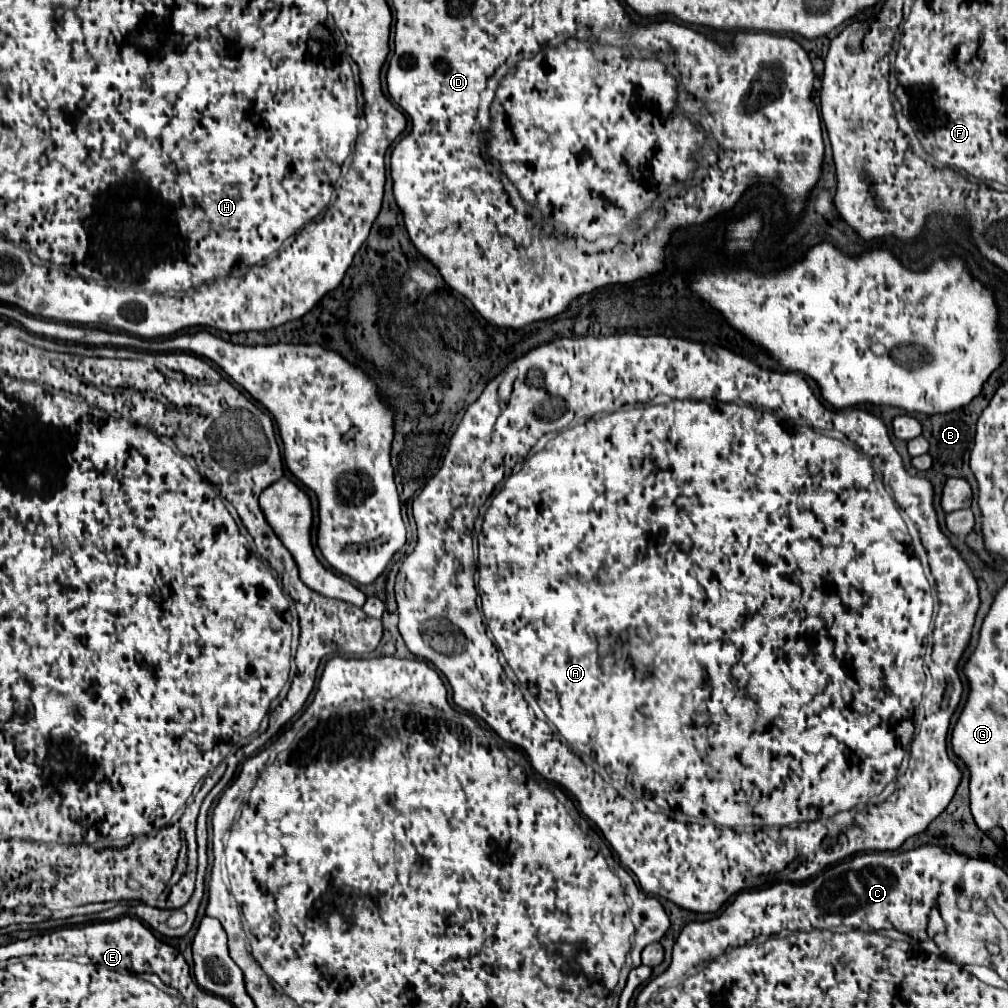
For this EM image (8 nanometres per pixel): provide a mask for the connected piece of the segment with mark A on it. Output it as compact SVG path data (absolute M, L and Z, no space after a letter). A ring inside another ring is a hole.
M611 335L611 336L585 336L585 337L582 337L582 339L556 339L556 341L550 341L550 343L546 343L546 345L540 345L540 347L534 347L534 349L530 349L530 351L528 351L528 353L526 353L526 355L524 355L524 357L522 357L522 361L520 361L520 359L518 359L518 361L516 361L516 363L512 363L512 365L510 365L510 367L512 367L512 369L514 369L514 373L512 373L512 379L510 379L510 383L508 383L508 387L506 387L506 389L504 389L504 393L506 393L506 395L504 395L504 401L496 401L496 393L500 393L500 387L502 387L502 377L496 377L496 379L494 379L494 381L490 381L490 383L488 383L488 385L486 385L486 389L484 389L484 391L482 391L482 395L480 395L480 397L478 397L478 401L474 401L474 403L472 403L472 405L470 405L470 407L468 407L468 409L466 409L466 413L464 413L464 419L462 419L462 423L460 423L460 425L458 425L458 429L456 429L456 433L454 433L454 437L452 437L452 441L450 441L450 447L448 447L448 453L446 453L446 457L444 457L444 461L442 461L442 467L440 467L440 469L438 469L438 473L436 473L436 475L434 475L434 477L432 477L432 479L430 479L430 481L428 481L428 483L426 483L426 487L424 487L424 489L422 489L422 493L420 493L420 495L418 495L418 497L416 497L416 501L414 501L414 503L412 503L412 509L414 509L414 519L416 519L416 525L418 525L418 543L416 543L416 549L414 549L414 551L412 551L412 553L410 553L410 555L406 555L406 557L404 557L404 559L402 559L402 565L400 565L400 571L398 571L398 575L396 575L396 601L398 601L398 614L399 614L399 623L398 623L398 629L399 629L399 632L400 632L400 635L402 635L402 639L404 639L404 642L405 642L405 645L406 645L406 647L408 647L408 649L409 649L409 651L410 651L410 652L411 652L411 653L412 653L412 654L413 654L413 655L415 655L415 656L416 656L416 657L419 657L419 658L422 658L422 659L426 659L426 661L432 661L432 663L434 663L434 665L436 665L436 667L438 667L438 669L440 669L440 671L442 671L442 673L444 673L444 675L446 675L446 679L448 679L448 683L450 683L450 685L452 685L452 693L453 693L453 695L452 695L452 699L453 699L453 701L454 701L454 703L456 703L456 705L458 705L458 707L460 707L460 709L464 709L464 711L468 711L468 713L472 713L472 715L478 715L478 717L480 717L480 719L484 719L484 721L486 721L486 723L488 723L488 725L490 725L490 727L492 727L492 729L494 729L494 731L496 731L496 733L498 733L498 736L499 736L499 737L500 737L500 738L502 738L502 739L503 739L503 740L504 740L504 741L506 741L506 742L507 742L507 743L509 743L509 744L511 744L511 745L514 745L514 746L518 746L518 747L522 747L522 749L524 749L524 751L526 751L526 753L528 753L528 757L530 757L530 761L532 761L532 765L534 765L534 769L536 769L536 771L538 771L538 773L540 773L540 775L542 775L542 777L546 777L546 779L550 779L550 781L554 781L554 783L558 783L558 785L562 785L562 787L566 787L566 789L568 789L568 791L570 791L570 793L572 793L572 795L574 795L574 797L576 797L576 799L578 799L578 803L580 803L580 809L582 809L582 813L584 813L584 815L586 815L586 817L588 817L588 819L590 819L590 821L592 821L592 823L594 823L594 825L596 825L596 827L598 827L598 829L600 829L600 831L602 831L602 833L604 833L604 837L606 837L606 841L608 841L608 843L610 843L610 845L612 845L612 849L614 849L614 851L616 851L616 853L618 853L618 857L620 857L620 863L622 863L622 865L624 865L624 867L628 867L628 869L630 869L630 871L632 871L632 873L634 873L634 875L636 875L636 877L638 877L638 881L640 881L640 887L642 887L642 889L644 889L644 891L646 891L646 893L650 893L650 895L658 895L658 897L666 897L666 899L670 899L670 901L672 901L672 903L676 903L676 905L678 905L678 907L682 907L682 909L688 909L688 911L696 911L696 913L716 913L716 911L720 911L720 909L722 909L722 905L724 905L724 903L726 903L726 901L728 901L728 899L730 899L730 897L734 897L734 895L736 895L736 893L740 893L740 891L744 891L744 889L764 889L764 885L774 885L774 883L776 883L776 881L792 881L792 883L796 883L796 881L804 881L804 879L808 879L808 877L812 877L812 875L816 875L816 873L820 873L820 871L822 871L822 869L826 869L826 867L828 867L828 865L832 865L832 863L838 863L838 861L842 861L842 859L846 859L846 857L850 857L850 855L854 855L854 853L860 853L860 851L894 851L894 849L898 849L898 847L900 847L900 845L902 845L902 843L904 843L904 841L906 841L906 839L908 839L908 837L912 837L912 835L918 835L918 833L922 833L922 831L924 831L924 829L926 829L926 827L928 827L928 825L930 825L930 821L932 821L932 819L936 819L936 817L938 817L938 815L940 815L940 813L942 813L942 811L944 811L944 809L946 809L946 805L948 805L948 803L950 803L950 799L952 799L952 797L954 797L954 793L956 793L956 787L958 787L958 785L960 785L960 781L962 781L962 769L960 769L960 767L958 767L958 765L956 765L956 761L954 761L954 759L950 759L950 755L948 755L948 747L946 747L946 739L947 739L947 737L948 737L948 731L949 731L949 726L950 726L950 717L952 717L952 715L954 715L954 711L956 711L956 707L958 707L958 703L960 703L960 699L962 699L962 681L960 681L960 675L958 675L958 661L960 661L960 657L962 657L962 653L964 653L964 651L966 651L966 647L968 647L968 643L970 643L970 633L972 633L972 627L974 627L974 617L976 617L976 611L978 611L978 605L980 605L980 599L978 599L978 585L976 585L976 579L974 579L974 575L972 575L972 571L970 571L970 569L968 569L968 565L966 565L966 563L964 563L964 559L962 559L962 557L960 557L960 555L958 555L958 551L956 551L956 549L954 549L954 547L952 547L952 545L950 545L950 541L948 541L948 537L946 537L946 535L944 535L944 533L942 533L942 531L940 531L940 525L938 525L938 517L936 517L936 511L934 511L934 507L932 507L932 495L934 495L934 491L932 491L932 485L930 485L930 481L928 481L928 479L926 479L926 477L924 477L924 476L922 476L922 475L908 475L908 473L906 473L906 469L904 469L904 467L902 467L902 459L900 459L900 455L898 455L898 451L896 451L896 449L894 449L894 445L892 445L892 441L890 441L890 437L888 437L888 431L886 431L886 425L884 425L884 423L882 423L882 419L880 419L880 417L876 417L876 415L872 415L872 413L868 413L868 411L860 411L860 409L852 409L852 411L830 411L830 409L824 409L824 405L822 405L822 403L820 403L820 401L818 401L818 399L816 399L816 397L814 397L814 393L812 393L812 391L810 391L810 387L808 387L808 383L806 383L806 379L804 379L804 377L802 377L802 375L800 375L800 373L784 373L784 371L768 371L768 369L762 369L762 367L758 367L758 365L756 365L756 363L752 363L752 361L748 361L748 359L744 359L744 357L740 357L740 355L734 355L734 353L732 353L732 351L728 351L728 349L724 349L724 347L721 347L721 346L718 346L718 345L704 345L704 343L694 343L694 341L686 341L686 339L676 339L676 337L664 337L664 335L652 335L652 337L642 337L642 335ZM846 413L856 413L856 423L858 423L858 425L852 425L852 423L848 423L848 417L846 417ZM828 431L832 431L832 433L834 433L834 431L838 431L838 433L840 433L840 435L842 435L842 437L846 437L846 441L840 441L840 439L836 439L836 437L828 437L828 435L824 435L824 433L828 433ZM542 437L554 437L554 439L548 439L548 443L546 443L546 445L544 445L544 447L542 447L542 449L540 449L540 451L536 451L536 453L534 453L534 457L532 457L532 455L530 455L530 451L532 451L532 447L534 447L534 445L536 445L536 443L538 443L538 439L542 439ZM496 485L500 485L500 491L498 491L498 493L496 493L496 495L494 495L494 501L492 501L492 505L490 505L490 509L488 509L488 513L486 513L486 517L484 517L484 525L482 525L482 533L480 533L480 537L478 537L478 571L480 571L480 581L478 581L478 582L477 582L477 583L476 583L476 585L474 585L474 571L476 571L476 557L474 557L474 547L472 547L472 521L474 521L474 519L476 519L476 517L478 517L478 507L482 507L482 505L484 505L484 503L486 503L486 499L488 499L488 497L490 497L490 495L492 495L492 489L496 489ZM900 509L902 509L902 511L904 511L904 513L906 513L906 515L908 515L908 517L910 517L910 519L912 519L912 521L914 521L914 524L913 524L913 530L918 530L918 531L920 531L920 539L922 539L922 545L924 545L924 547L926 547L926 551L928 551L928 565L930 565L930 569L932 569L932 575L934 575L934 579L936 579L936 587L938 587L938 598L935 598L935 606L934 606L934 612L933 612L933 617L932 617L932 605L934 605L934 597L932 597L932 591L930 591L930 583L928 583L928 579L926 579L926 575L924 575L924 571L922 571L922 565L920 565L920 559L918 559L918 557L916 557L916 553L914 553L914 549L912 549L912 545L910 545L910 541L911 541L911 536L910 536L910 535L908 535L908 534L909 534L909 532L910 532L910 531L909 531L909 529L908 529L908 528L909 528L909 527L908 527L908 525L907 525L907 521L906 521L906 518L905 518L905 517L903 517L903 516L902 516L902 514L901 514L901 510L900 510ZM476 587L478 587L478 588L477 588L477 590L478 590L478 591L480 591L480 597L482 597L482 611L481 611L481 613L482 613L482 615L466 615L466 611L472 611L472 613L474 613L474 611L476 611ZM928 644L929 644L929 646L930 646L930 648L931 648L931 651L932 651L932 653L931 653L931 654L932 654L932 661L930 661L930 665L928 665L928 668L927 668L927 669L926 669L926 670L927 670L927 671L926 671L926 670L925 670L925 668L924 668L924 657L925 657L925 654L926 654L926 652L927 652L927 645L928 645ZM893 781L895 781L895 782L896 782L896 789L895 789L895 790L896 790L896 791L894 791L894 793L892 793L892 795L890 795L890 797L888 797L888 801L886 801L886 803L880 803L880 805L868 805L868 803L870 803L870 801L872 801L872 799L874 799L874 797L878 797L878 795L880 795L880 793L882 793L882 791L884 791L884 787L886 787L886 785L888 785L888 783L892 783L892 782L893 782ZM854 807L862 807L862 821L866 821L866 829L862 829L862 831L858 831L858 835L852 835L852 837L850 837L850 835L844 835L844 833L838 833L838 831L830 831L830 827L828 827L828 821L832 821L832 817L834 817L834 815L838 815L838 813L842 813L842 811L850 811L850 809L854 809Z

